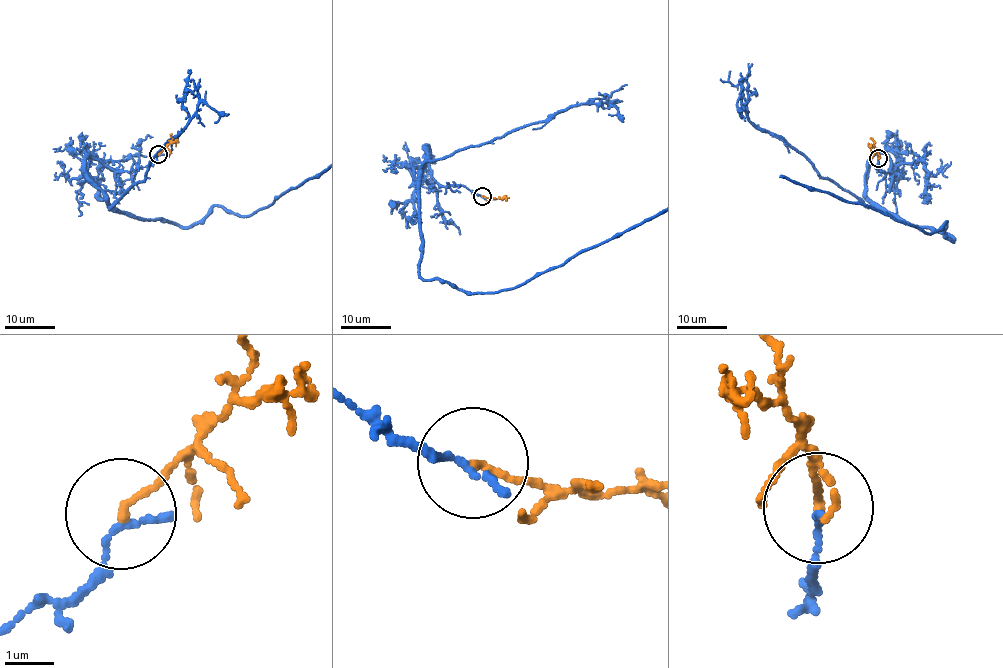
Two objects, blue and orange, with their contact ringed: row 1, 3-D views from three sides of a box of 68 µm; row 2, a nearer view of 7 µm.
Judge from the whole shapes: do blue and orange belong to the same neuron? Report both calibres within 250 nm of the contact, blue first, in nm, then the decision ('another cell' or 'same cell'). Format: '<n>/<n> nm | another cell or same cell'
140/150 nm | another cell

